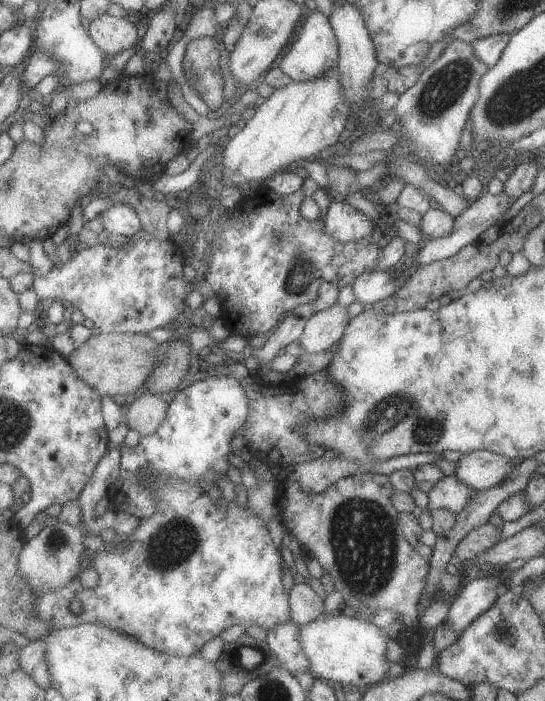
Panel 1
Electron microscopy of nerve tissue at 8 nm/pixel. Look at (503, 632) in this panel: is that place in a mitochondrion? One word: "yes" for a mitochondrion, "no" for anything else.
no

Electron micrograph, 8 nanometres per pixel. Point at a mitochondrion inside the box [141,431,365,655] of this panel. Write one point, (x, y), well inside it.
(177, 539)

